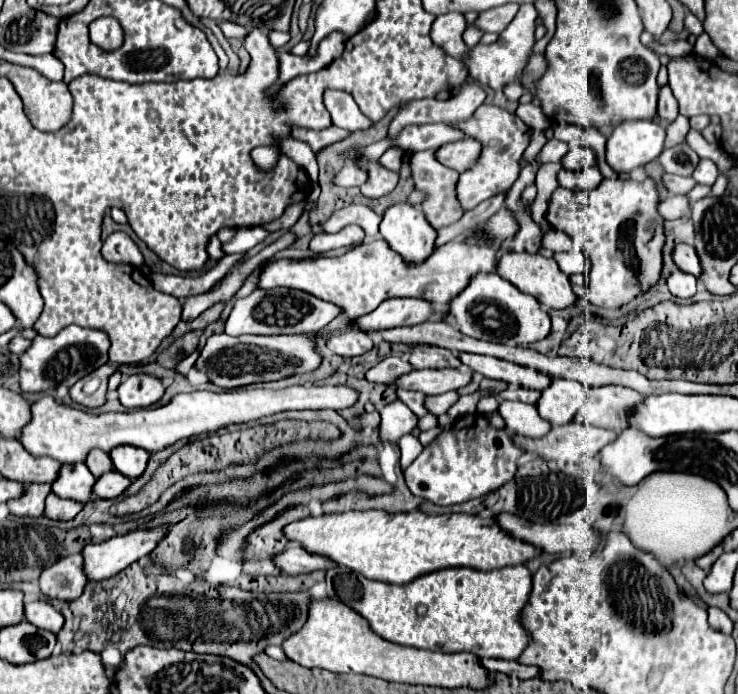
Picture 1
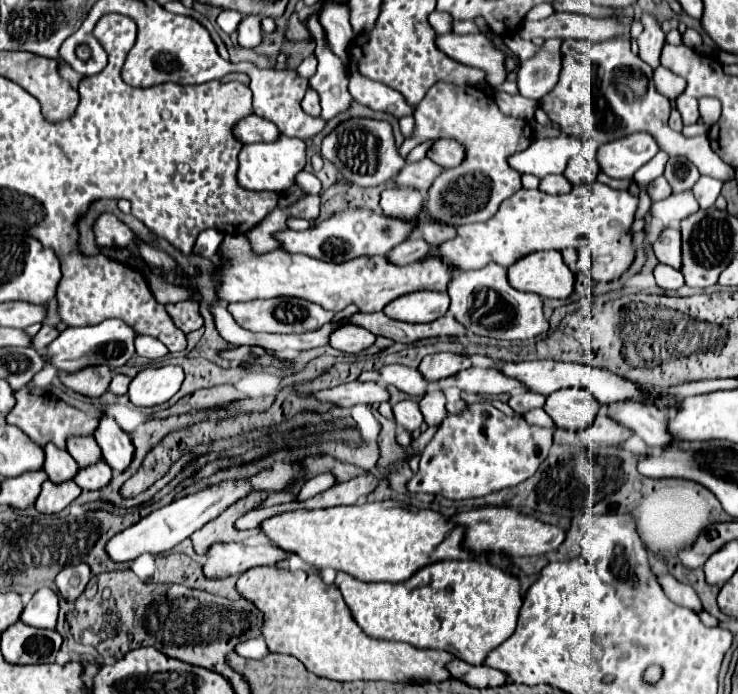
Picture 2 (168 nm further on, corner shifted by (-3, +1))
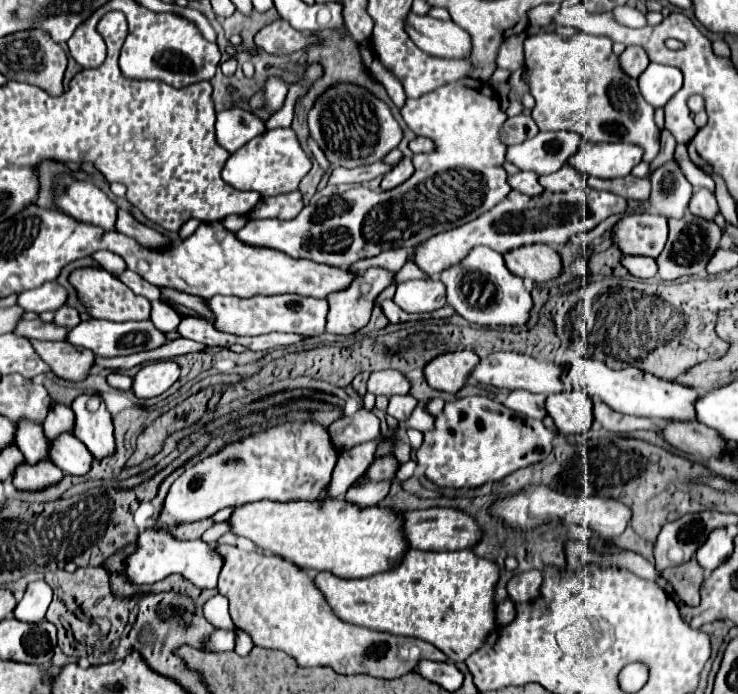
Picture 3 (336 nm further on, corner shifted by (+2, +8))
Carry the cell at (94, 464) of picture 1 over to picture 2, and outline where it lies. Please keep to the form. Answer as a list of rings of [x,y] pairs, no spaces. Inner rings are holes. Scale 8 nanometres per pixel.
[[[79,435],[79,437],[69,437],[67,439],[67,453],[79,463],[79,467],[93,465],[101,459],[101,449],[97,447],[93,437]]]

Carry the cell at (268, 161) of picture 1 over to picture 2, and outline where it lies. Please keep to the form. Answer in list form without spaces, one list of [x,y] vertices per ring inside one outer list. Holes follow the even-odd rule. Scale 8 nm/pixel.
[[[281,135],[281,139],[273,143],[253,143],[245,145],[239,153],[239,171],[237,183],[249,191],[275,191],[285,193],[293,183],[297,173],[305,167],[305,143],[299,139],[289,139]]]

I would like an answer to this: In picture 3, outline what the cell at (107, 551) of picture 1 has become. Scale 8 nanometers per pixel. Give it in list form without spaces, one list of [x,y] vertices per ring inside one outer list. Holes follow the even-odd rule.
[[[292,422],[268,428],[248,440],[230,444],[214,456],[188,468],[170,488],[162,512],[150,528],[170,532],[172,526],[198,522],[228,506],[258,500],[320,500],[336,466],[336,450],[326,428],[314,422]]]

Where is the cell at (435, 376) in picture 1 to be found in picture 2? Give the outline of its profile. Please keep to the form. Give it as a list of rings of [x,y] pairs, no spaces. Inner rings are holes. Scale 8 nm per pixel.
[[[469,367],[459,375],[441,379],[437,383],[441,387],[457,387],[465,393],[477,393],[477,395],[501,395],[501,393],[513,393],[515,389],[525,387],[519,379],[507,377],[495,367],[489,367],[489,369]]]

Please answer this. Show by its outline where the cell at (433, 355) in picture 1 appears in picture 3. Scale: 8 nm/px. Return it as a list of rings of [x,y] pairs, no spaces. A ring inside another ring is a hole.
[[[458,350],[436,356],[424,368],[426,382],[436,390],[456,394],[464,386],[468,372],[474,368],[476,360],[480,358],[472,350]]]

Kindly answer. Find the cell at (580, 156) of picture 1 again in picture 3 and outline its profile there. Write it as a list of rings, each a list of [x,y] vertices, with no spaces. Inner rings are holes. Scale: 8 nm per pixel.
[[[564,164],[554,174],[540,176],[540,184],[548,192],[568,192],[568,190],[584,190],[584,188],[588,188],[586,186],[586,176],[582,176],[582,172],[578,172],[570,164]]]

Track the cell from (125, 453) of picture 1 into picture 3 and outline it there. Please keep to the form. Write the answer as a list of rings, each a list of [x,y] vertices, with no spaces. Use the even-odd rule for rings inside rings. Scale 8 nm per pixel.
[[[82,394],[72,402],[72,410],[76,416],[74,436],[86,444],[86,448],[92,452],[94,458],[102,460],[116,452],[112,414],[108,412],[104,402],[100,404],[98,410],[88,410],[86,408],[88,400],[90,396]]]

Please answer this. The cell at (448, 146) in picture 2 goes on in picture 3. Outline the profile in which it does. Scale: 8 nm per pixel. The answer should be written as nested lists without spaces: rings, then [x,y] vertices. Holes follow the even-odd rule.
[[[414,138],[412,142],[410,142],[410,150],[414,152],[414,154],[426,154],[426,152],[432,152],[436,148],[436,144],[430,140],[430,138]]]

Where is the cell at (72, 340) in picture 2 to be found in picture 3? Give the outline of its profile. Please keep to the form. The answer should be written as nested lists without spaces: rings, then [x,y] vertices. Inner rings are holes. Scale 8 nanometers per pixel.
[[[86,320],[86,322],[80,322],[78,326],[74,326],[72,330],[68,330],[66,342],[70,342],[72,346],[88,348],[88,350],[92,350],[96,356],[114,358],[114,356],[126,356],[126,354],[134,354],[134,352],[158,348],[158,346],[162,346],[162,344],[166,342],[166,338],[164,338],[164,334],[162,334],[160,330],[154,328],[154,324],[152,324],[150,320],[144,320],[144,322]]]

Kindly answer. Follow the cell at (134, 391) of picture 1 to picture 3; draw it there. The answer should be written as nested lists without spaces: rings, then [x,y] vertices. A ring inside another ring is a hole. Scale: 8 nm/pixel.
[[[160,360],[146,364],[136,376],[132,384],[132,392],[136,398],[154,398],[166,392],[180,376],[180,366],[174,360]]]

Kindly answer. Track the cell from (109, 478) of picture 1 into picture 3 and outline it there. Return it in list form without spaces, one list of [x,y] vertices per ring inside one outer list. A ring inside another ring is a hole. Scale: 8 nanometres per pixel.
[[[64,434],[64,436],[60,436],[60,440],[52,442],[52,458],[50,460],[64,474],[84,476],[92,468],[94,456],[74,434]]]

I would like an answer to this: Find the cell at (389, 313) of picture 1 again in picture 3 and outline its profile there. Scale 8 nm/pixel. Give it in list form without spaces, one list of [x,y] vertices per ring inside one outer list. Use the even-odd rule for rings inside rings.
[[[408,280],[396,286],[392,298],[404,312],[434,312],[446,304],[446,288],[440,280]]]

